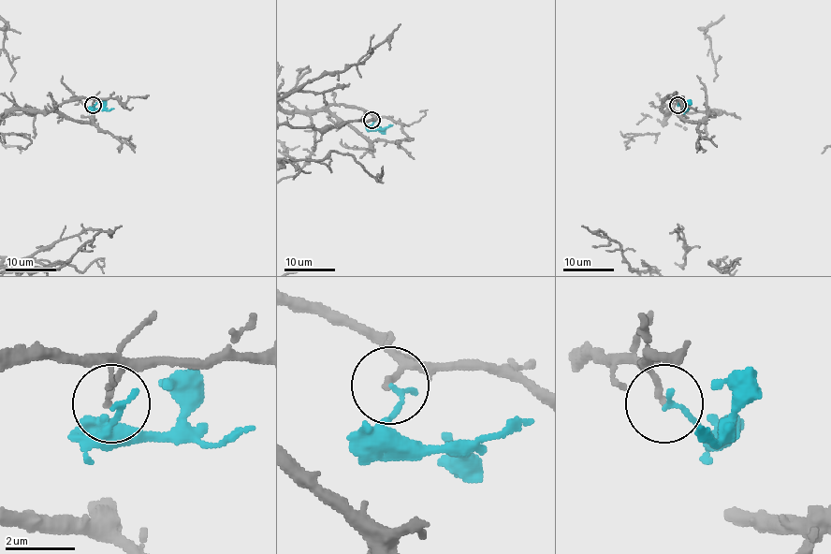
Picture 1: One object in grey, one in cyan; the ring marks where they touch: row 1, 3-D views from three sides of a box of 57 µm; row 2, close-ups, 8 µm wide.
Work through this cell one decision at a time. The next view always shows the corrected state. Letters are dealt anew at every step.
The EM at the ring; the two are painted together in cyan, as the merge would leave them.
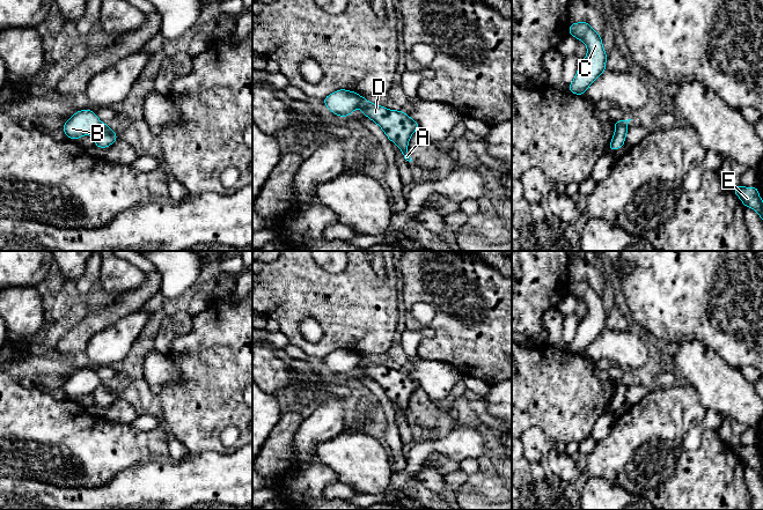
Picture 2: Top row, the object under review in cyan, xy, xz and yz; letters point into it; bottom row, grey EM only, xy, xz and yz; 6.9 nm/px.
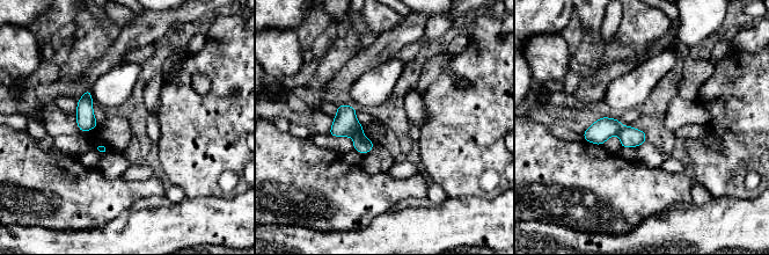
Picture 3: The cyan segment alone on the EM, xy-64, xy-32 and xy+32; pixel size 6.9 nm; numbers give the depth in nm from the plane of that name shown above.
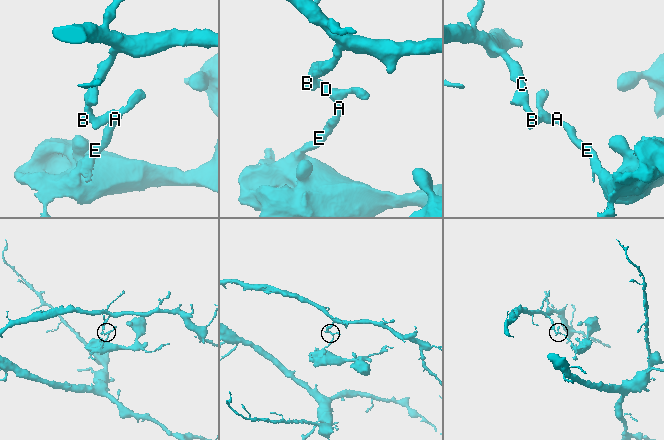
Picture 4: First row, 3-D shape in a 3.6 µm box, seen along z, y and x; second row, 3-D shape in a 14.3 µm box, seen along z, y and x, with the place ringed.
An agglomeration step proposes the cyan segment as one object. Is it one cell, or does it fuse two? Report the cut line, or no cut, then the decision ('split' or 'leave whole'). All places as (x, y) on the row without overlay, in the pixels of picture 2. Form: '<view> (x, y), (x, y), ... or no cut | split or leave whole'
xy (102, 382), (92, 392) | split

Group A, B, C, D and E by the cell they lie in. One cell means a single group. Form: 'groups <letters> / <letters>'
groups A D E / B C

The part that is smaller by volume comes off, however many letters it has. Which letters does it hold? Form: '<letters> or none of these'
A, D, E

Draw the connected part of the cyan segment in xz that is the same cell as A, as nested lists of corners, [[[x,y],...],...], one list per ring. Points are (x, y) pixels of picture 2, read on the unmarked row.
[[[365,356],[360,357],[359,367],[366,376],[383,389],[390,400],[399,406],[403,416],[411,421],[408,402],[413,391],[420,386],[419,383],[403,370],[388,369],[384,365],[368,361]]]

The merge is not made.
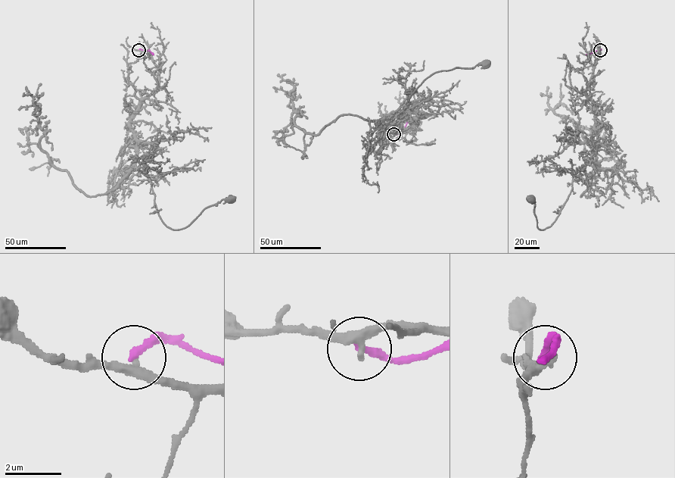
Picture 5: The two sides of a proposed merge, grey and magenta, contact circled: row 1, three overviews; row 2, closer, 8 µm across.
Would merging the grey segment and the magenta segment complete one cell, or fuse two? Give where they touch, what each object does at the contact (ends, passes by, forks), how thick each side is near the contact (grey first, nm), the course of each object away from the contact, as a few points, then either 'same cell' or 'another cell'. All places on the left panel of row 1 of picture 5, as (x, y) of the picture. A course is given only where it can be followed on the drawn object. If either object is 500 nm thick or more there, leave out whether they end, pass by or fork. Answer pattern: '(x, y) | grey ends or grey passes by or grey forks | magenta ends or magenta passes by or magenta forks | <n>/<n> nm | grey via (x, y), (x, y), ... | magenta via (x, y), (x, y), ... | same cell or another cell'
(138, 50) | grey passes by | magenta ends | 320/280 nm | grey via (138, 50), (148, 51), (158, 84), (129, 123), (135, 167), (151, 183), (163, 222), (180, 229), (230, 198) | magenta via (138, 50), (153, 54) | another cell

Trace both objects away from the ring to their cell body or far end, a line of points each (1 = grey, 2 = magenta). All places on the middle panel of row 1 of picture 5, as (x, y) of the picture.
1: (393, 134), (413, 126), (403, 120), (384, 129), (425, 79), (484, 65)
2: (393, 134), (399, 133), (408, 120)

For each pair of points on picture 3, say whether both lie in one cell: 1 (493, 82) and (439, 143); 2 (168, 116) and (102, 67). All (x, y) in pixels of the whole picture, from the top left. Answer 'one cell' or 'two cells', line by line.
1: one cell
2: two cells

